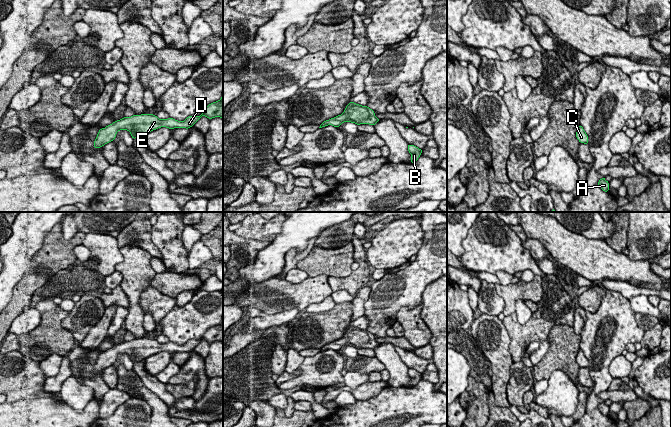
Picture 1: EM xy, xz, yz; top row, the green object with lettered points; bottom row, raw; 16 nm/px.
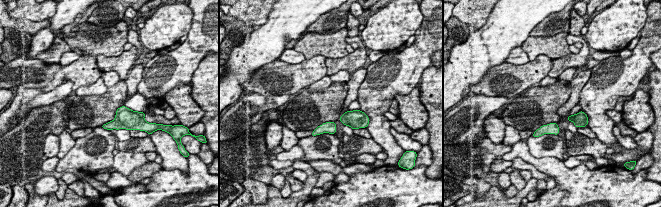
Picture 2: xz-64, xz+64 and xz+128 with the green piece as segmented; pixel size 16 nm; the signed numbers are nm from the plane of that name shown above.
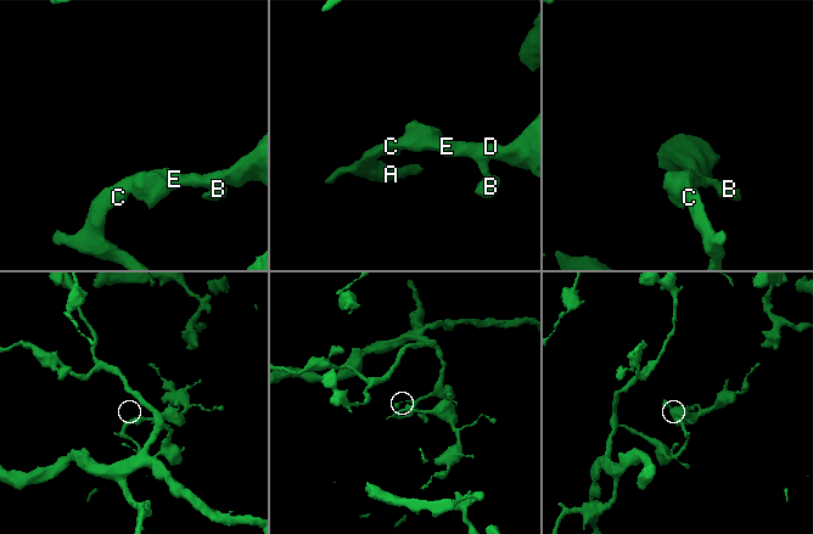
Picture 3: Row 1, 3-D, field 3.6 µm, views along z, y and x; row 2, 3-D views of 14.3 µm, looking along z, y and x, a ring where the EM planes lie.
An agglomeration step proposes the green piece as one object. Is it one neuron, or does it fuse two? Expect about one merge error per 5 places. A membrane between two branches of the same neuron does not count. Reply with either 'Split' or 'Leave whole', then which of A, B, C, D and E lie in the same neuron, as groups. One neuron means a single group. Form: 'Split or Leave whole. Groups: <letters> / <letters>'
Leave whole. Groups: A B C D E

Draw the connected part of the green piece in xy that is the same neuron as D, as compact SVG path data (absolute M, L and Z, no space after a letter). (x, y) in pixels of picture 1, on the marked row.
M223 94L220 100L209 104L200 116L189 116L184 121L178 121L173 118L159 119L153 114L133 115L131 117L124 117L120 120L114 121L112 124L101 128L98 131L97 137L94 141L94 148L100 148L105 144L113 141L119 130L127 130L130 132L133 140L140 136L145 136L149 132L161 127L169 129L192 127L202 116L210 120L215 117L223 118Z

